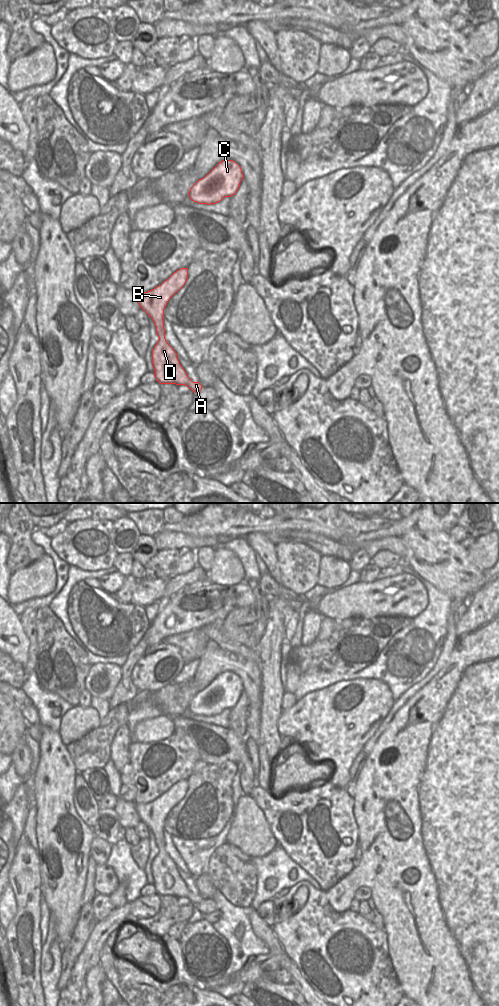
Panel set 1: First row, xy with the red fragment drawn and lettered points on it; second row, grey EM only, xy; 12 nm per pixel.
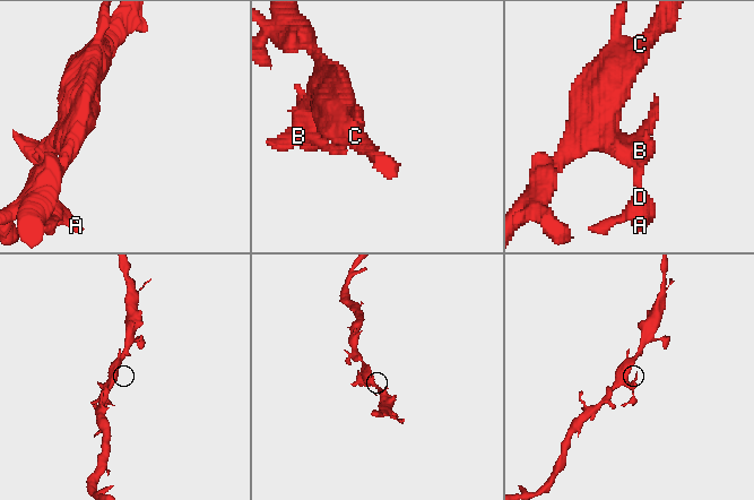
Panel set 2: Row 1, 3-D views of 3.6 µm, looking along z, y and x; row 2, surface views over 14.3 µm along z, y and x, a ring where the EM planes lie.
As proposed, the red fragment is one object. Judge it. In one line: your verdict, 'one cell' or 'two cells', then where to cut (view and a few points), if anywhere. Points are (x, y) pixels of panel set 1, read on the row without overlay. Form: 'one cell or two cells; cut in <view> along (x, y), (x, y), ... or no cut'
one cell; no cut

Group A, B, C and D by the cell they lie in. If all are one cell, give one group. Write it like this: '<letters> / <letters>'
A B C D

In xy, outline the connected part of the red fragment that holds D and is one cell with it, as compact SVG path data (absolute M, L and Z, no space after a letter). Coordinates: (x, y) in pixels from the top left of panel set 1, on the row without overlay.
M181 780L154 801L148 804L136 804L136 811L140 820L152 830L159 849L152 862L153 885L156 893L160 896L185 897L198 905L203 898L188 889L177 870L177 865L166 853L164 841L164 821L170 810L185 797L187 791L188 780Z

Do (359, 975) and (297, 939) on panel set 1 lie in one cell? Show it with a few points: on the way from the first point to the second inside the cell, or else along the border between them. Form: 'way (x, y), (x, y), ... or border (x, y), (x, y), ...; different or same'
way (344, 969), (312, 940); same

